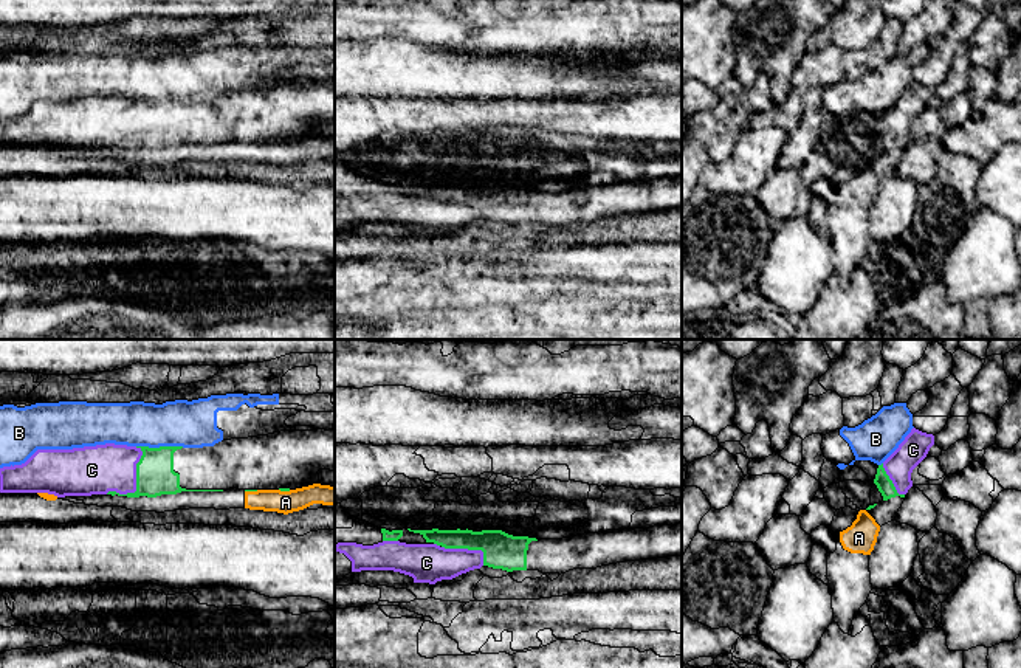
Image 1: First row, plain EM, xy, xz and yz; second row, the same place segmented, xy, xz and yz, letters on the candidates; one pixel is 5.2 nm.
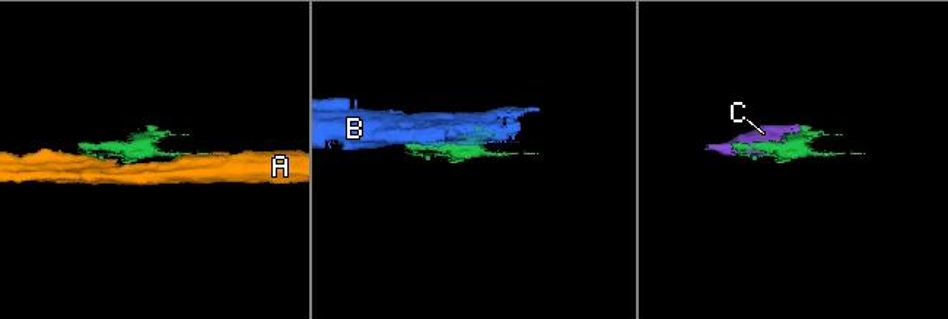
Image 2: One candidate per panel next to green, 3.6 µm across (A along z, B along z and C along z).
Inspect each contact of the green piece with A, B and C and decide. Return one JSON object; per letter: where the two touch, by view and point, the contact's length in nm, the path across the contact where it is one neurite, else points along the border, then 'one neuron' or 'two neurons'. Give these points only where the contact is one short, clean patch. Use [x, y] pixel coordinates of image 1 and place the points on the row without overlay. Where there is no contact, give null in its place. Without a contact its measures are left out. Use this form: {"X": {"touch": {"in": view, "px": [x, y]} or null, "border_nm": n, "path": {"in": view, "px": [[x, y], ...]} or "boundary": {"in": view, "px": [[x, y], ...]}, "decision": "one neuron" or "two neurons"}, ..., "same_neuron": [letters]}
{"A": {"touch": {"in": "xy", "px": [251, 143]}, "border_nm": 70, "decision": "two neurons"}, "B": {"touch": {"in": "xy", "px": [160, 99]}, "border_nm": 240, "decision": "two neurons"}, "C": {"touch": {"in": "xy", "px": [137, 137]}, "border_nm": 300, "decision": "one neuron"}, "same_neuron": ["C"]}

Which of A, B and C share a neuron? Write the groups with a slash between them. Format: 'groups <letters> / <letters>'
groups A / B / C

